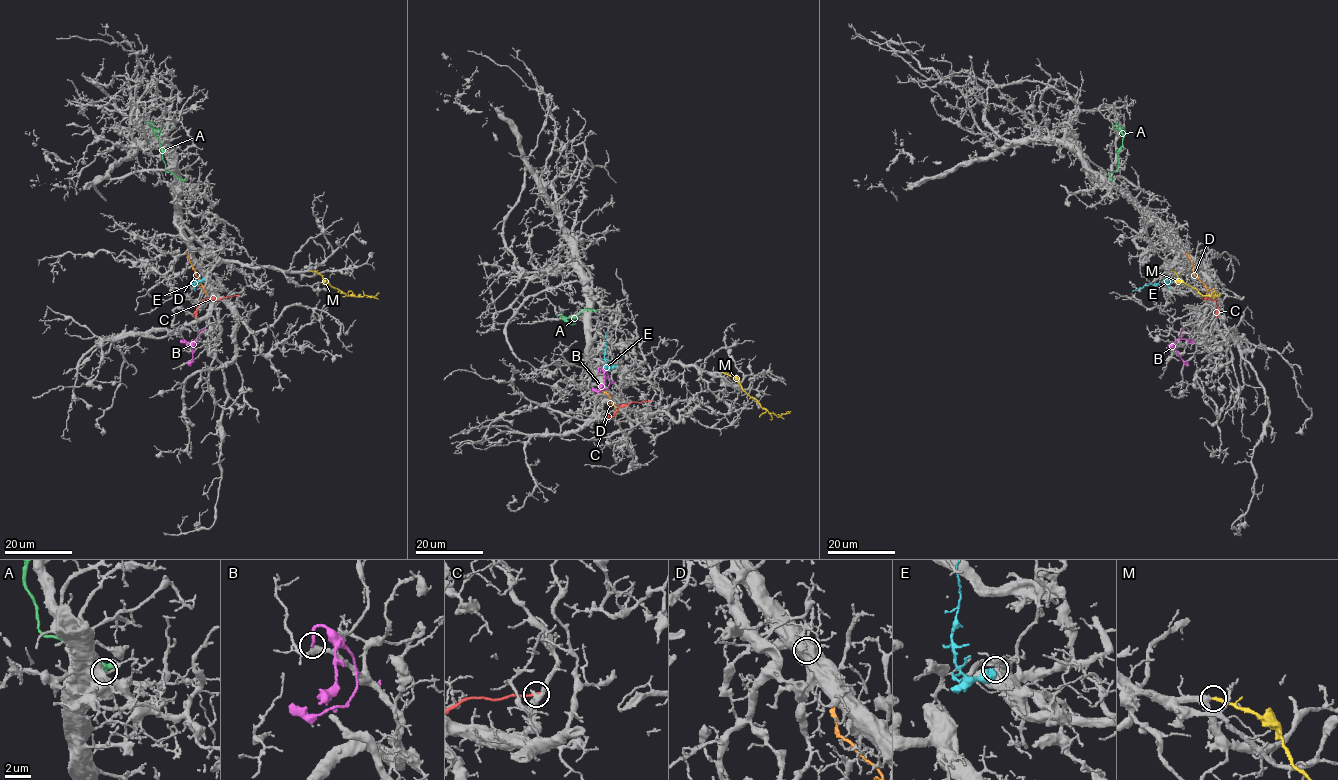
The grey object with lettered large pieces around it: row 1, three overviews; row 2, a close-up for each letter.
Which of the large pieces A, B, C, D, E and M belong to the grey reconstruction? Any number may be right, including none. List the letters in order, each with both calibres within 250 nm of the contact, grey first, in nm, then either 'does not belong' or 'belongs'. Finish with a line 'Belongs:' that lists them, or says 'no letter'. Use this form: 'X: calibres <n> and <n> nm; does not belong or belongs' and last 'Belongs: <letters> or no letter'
A: calibres 240 and 480 nm; does not belong
B: calibres 420 and 220 nm; does not belong
C: calibres 380 and 220 nm; does not belong
D: calibres 500 and 240 nm; does not belong
E: calibres 380 and 550 nm; belongs
M: calibres 400 and 280 nm; belongs
Belongs: E, M

